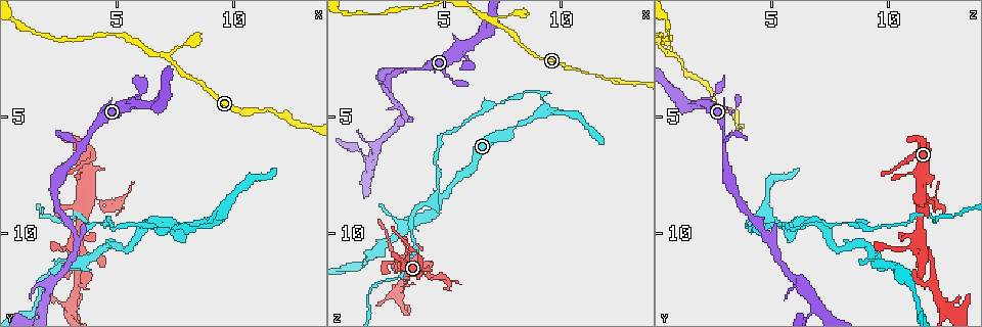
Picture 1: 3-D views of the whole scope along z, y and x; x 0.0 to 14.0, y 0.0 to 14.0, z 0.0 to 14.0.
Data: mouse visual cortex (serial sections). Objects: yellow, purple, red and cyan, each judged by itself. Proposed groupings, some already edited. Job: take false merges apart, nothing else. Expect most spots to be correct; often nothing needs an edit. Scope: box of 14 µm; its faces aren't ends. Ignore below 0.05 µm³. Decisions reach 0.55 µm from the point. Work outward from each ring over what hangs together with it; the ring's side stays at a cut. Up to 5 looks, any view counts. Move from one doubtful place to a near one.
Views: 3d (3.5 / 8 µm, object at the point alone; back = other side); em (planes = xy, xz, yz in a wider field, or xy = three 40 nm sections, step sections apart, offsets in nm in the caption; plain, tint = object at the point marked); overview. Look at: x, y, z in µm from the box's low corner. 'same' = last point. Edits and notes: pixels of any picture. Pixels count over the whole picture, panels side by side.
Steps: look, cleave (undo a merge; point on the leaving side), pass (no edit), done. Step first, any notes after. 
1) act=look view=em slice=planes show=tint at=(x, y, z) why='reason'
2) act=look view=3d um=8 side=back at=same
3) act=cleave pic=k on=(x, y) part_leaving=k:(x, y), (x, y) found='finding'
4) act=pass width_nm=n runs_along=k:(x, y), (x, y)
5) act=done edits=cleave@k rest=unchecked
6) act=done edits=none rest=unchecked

act=look view=3d um=3.5 at=(8.9, 9.6, 4.0) why='thin neck'

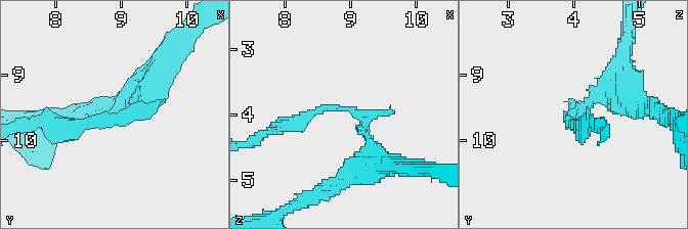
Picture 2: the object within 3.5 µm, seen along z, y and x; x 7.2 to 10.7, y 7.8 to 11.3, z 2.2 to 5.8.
act=look view=em slice=xy step=2 show=tint at=(8.85, 9.60, 3.90) why='need the tissue'

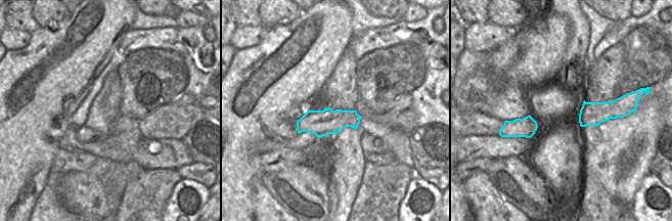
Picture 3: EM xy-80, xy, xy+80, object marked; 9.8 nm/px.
act=cleave pic=2 on=(111, 123) part_leaving=2:(366, 123), (362, 112), (321, 107), (284, 126) found='a second cell is stuck on'

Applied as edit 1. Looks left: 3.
act=look view=overview why='see it whole again'

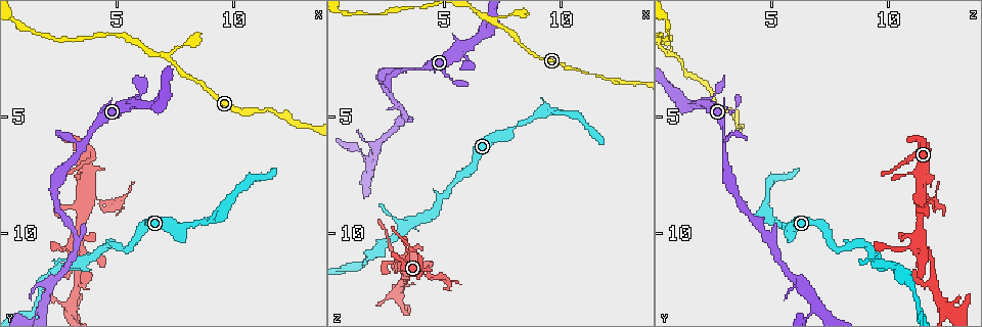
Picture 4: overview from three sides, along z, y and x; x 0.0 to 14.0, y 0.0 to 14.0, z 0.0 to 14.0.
act=look view=3d um=3.5 at=(7.1, 2.4, 1.0) why='side arm on a straight run'

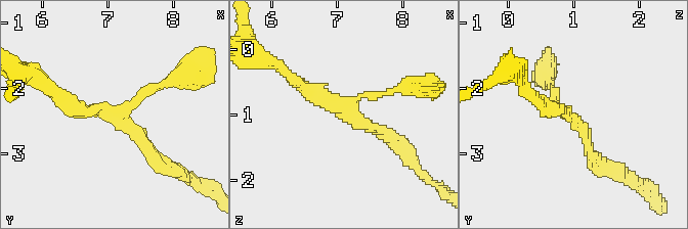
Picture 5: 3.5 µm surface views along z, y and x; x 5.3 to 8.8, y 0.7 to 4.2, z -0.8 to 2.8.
act=look view=em slice=xy step=1 show=tint at=(7.15, 2.40, 1.00) why='need the tissue'

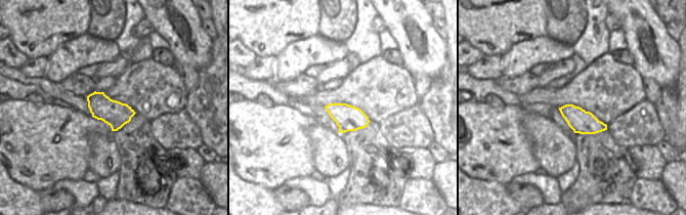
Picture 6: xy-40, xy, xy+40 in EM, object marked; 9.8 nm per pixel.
act=pass width_nm=260 runs_along=5:(389, 139), (324, 102), (289, 76) found='one cell here'

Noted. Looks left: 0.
act=done edits=cleave@2 rest=unchecked

